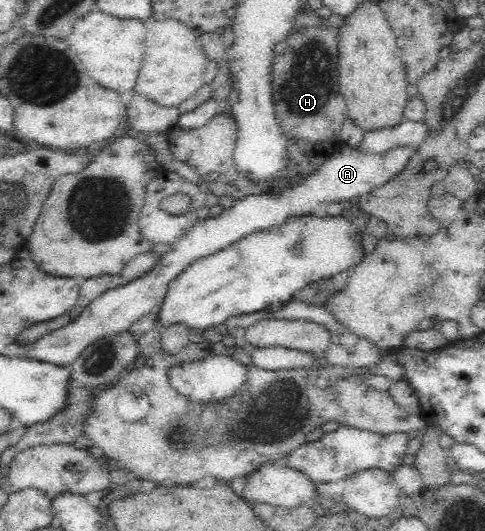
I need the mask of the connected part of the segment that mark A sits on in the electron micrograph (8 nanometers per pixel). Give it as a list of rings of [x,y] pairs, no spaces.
[[[343,144],[339,145],[336,149],[330,150],[329,157],[310,176],[307,176],[297,185],[288,187],[280,193],[266,192],[262,194],[250,194],[244,198],[236,199],[235,204],[231,208],[228,208],[228,210],[224,210],[220,216],[199,220],[184,232],[182,236],[176,238],[170,245],[169,250],[164,252],[162,256],[159,256],[158,260],[152,264],[152,268],[144,276],[140,275],[126,284],[104,291],[100,296],[97,296],[92,302],[86,305],[80,316],[71,320],[66,326],[45,334],[41,339],[33,342],[32,346],[22,348],[22,354],[26,354],[28,358],[33,358],[34,360],[58,366],[70,366],[73,360],[80,357],[82,352],[85,352],[86,348],[90,347],[90,344],[103,339],[105,336],[128,331],[128,328],[135,322],[138,322],[145,314],[158,307],[165,296],[165,292],[168,290],[169,284],[193,262],[217,253],[225,249],[228,245],[242,240],[249,234],[283,225],[290,218],[314,216],[322,212],[327,204],[344,205],[346,202],[354,203],[361,196],[368,195],[375,188],[386,184],[394,174],[398,174],[408,164],[408,160],[410,160],[412,154],[414,154],[414,149],[412,148],[396,148],[392,149],[387,155],[380,157],[380,155],[372,153],[362,153],[362,151],[358,151],[355,147],[348,147]]]

